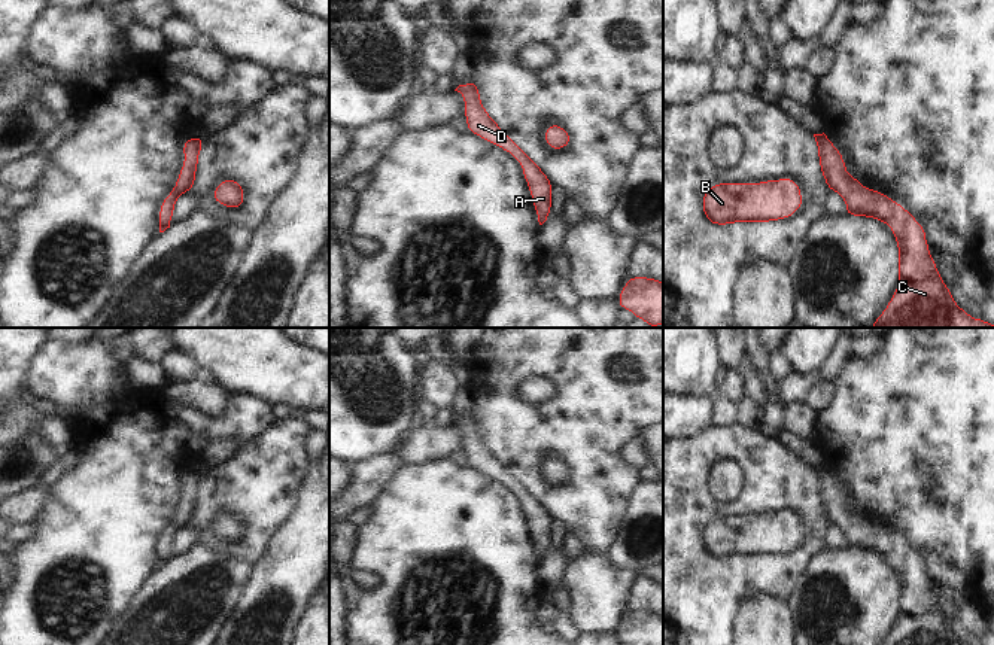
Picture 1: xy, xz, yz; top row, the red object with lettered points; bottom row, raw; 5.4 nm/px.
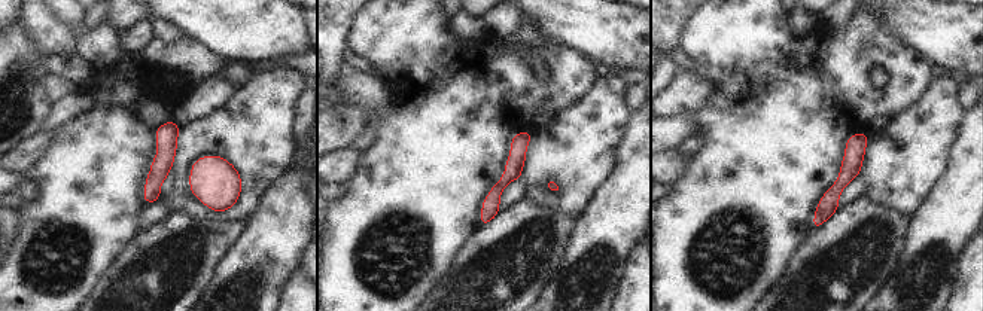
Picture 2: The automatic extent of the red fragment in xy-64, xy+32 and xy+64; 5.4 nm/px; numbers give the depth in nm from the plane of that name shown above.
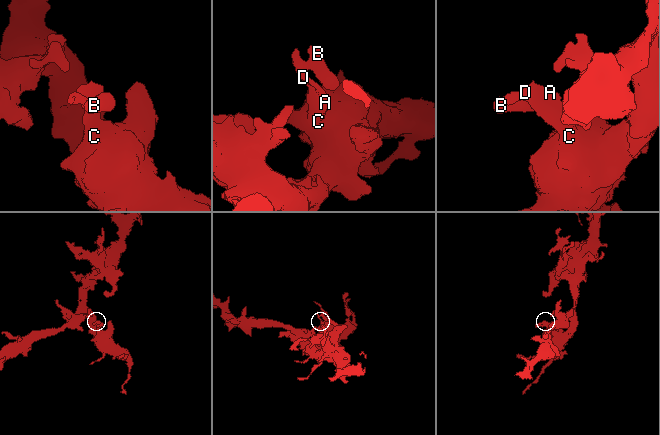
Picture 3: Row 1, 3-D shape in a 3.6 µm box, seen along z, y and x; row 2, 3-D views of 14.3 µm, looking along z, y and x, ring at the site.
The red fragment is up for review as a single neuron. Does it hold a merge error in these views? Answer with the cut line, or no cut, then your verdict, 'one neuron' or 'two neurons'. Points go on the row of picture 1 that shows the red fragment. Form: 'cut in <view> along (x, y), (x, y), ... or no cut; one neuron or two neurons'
no cut; one neuron

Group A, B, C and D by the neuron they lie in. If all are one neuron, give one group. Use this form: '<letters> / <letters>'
A B C D

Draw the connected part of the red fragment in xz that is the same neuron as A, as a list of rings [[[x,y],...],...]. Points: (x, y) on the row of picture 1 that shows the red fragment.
[[[474,79],[465,85],[459,85],[455,91],[460,92],[465,100],[465,119],[468,131],[507,150],[520,162],[523,168],[523,177],[526,179],[535,206],[538,222],[542,225],[551,213],[553,183],[538,167],[538,164],[535,164],[526,155],[526,152],[517,146],[510,136],[490,118],[481,104],[480,91]]]

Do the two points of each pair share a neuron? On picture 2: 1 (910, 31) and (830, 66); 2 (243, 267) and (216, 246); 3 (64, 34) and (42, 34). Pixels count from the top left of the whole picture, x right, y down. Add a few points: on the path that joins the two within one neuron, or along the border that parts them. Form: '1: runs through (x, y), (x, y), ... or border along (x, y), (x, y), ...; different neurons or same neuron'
1: border along (876, 15), (891, 34), (925, 57); different neurons
2: border along (247, 223), (242, 238), (210, 283); different neurons
3: runs through (58, 34), (48, 34); same neuron

